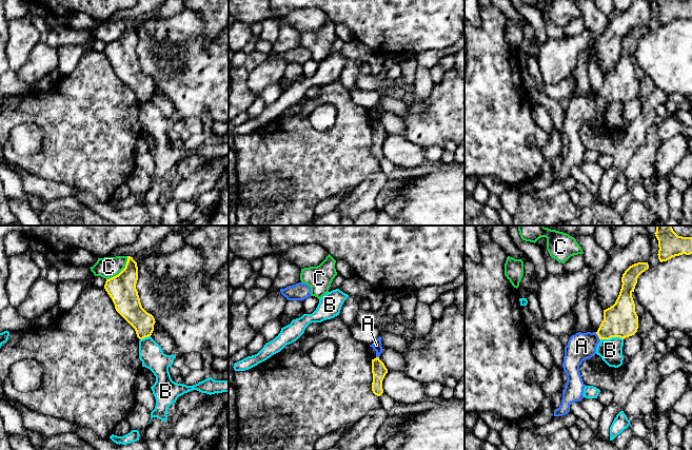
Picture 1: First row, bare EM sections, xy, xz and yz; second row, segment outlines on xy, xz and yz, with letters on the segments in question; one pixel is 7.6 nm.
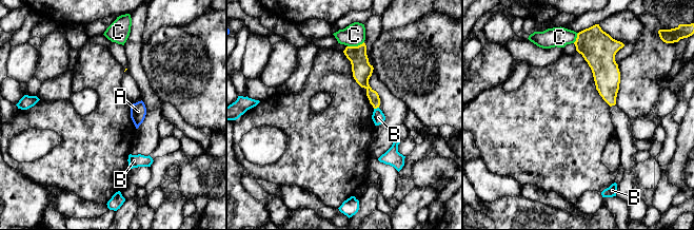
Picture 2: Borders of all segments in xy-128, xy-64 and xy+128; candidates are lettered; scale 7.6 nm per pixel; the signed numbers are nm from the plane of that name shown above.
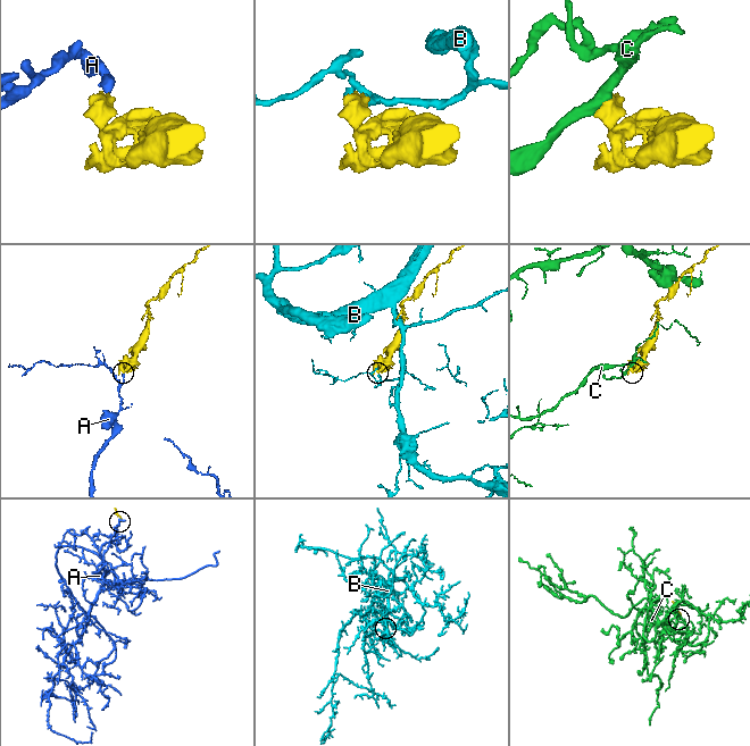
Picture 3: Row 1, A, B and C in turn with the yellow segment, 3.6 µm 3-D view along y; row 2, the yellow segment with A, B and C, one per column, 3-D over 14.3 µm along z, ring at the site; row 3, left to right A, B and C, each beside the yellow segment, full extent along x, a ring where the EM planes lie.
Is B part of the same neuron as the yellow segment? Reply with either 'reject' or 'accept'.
reject

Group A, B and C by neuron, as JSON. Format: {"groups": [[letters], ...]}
{"groups": [["A"], ["B"], ["C"]]}

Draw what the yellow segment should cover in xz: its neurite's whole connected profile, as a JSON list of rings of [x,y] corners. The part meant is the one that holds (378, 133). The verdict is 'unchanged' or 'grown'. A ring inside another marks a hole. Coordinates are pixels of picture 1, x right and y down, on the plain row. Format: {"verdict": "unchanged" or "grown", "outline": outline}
{"verdict": "unchanged", "outline": [[[379,121],[372,123],[372,137],[372,155],[375,159],[380,160],[383,157],[382,144],[388,137],[388,133],[385,132],[384,128],[379,123]]]}

